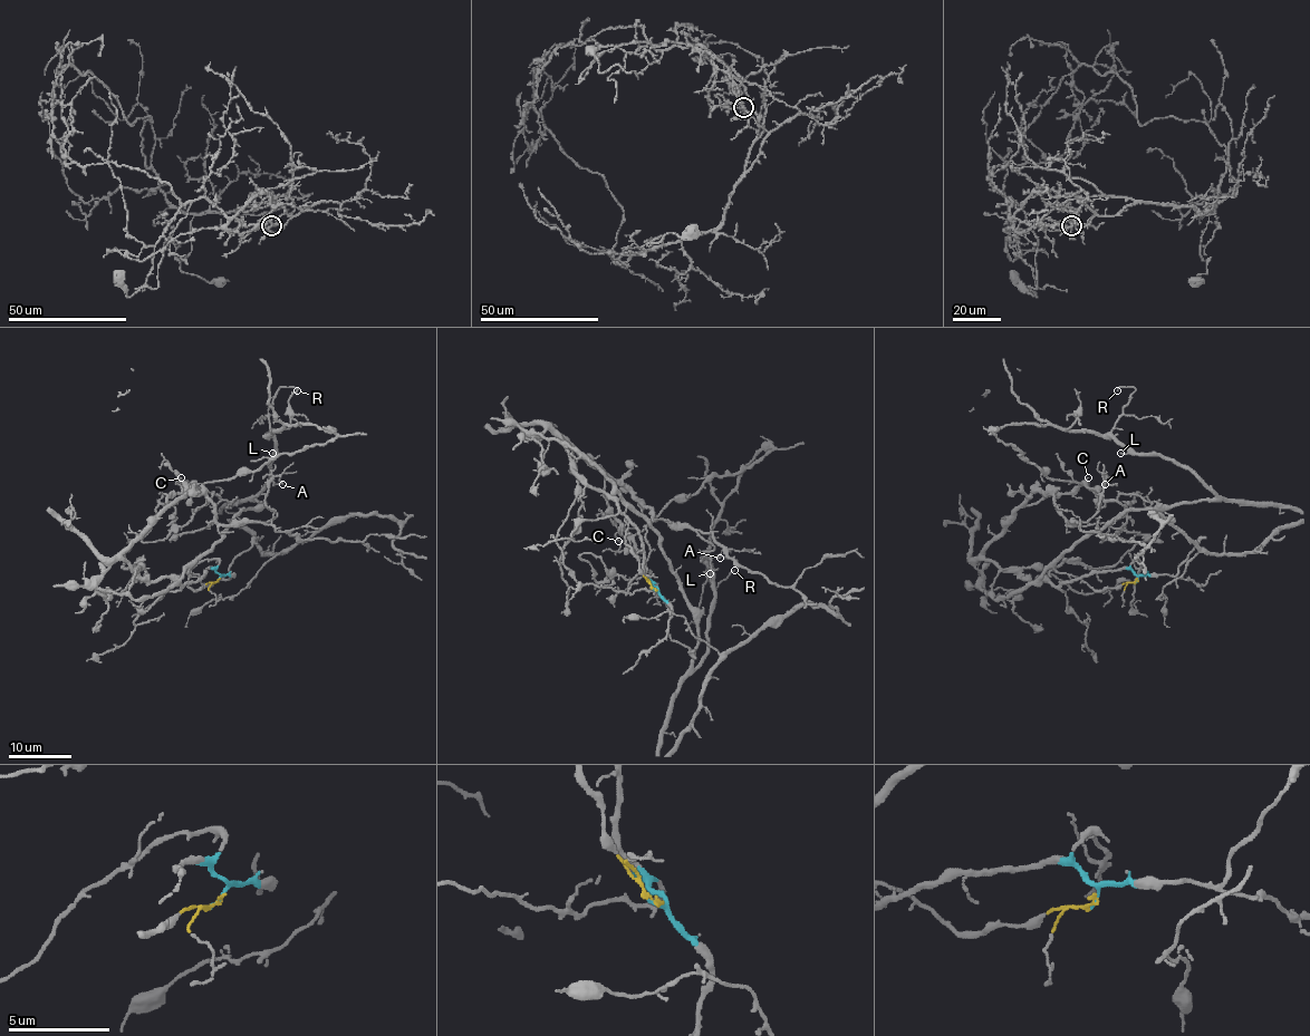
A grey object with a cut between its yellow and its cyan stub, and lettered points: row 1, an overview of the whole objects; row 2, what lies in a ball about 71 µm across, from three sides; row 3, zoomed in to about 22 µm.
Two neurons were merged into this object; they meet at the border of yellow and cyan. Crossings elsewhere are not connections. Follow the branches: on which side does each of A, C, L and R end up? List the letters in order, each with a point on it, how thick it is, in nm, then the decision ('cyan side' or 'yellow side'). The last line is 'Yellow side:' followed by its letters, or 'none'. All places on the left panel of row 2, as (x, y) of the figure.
A: at (282, 484); 120 nm thick; cyan side
C: at (181, 477); 120 nm thick; cyan side
L: at (272, 453); 90 nm thick; yellow side
R: at (297, 390); 110 nm thick; yellow side
Yellow side: L, R

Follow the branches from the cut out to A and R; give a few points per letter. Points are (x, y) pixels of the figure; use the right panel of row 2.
A: (1137, 580), (1091, 571), (1053, 587), (984, 554), (1034, 491), (1068, 525), (1095, 514), (1106, 484)
R: (1137, 580), (1095, 590), (1053, 564), (1127, 511), (1215, 495), (1111, 434), (1135, 389), (1116, 389)

